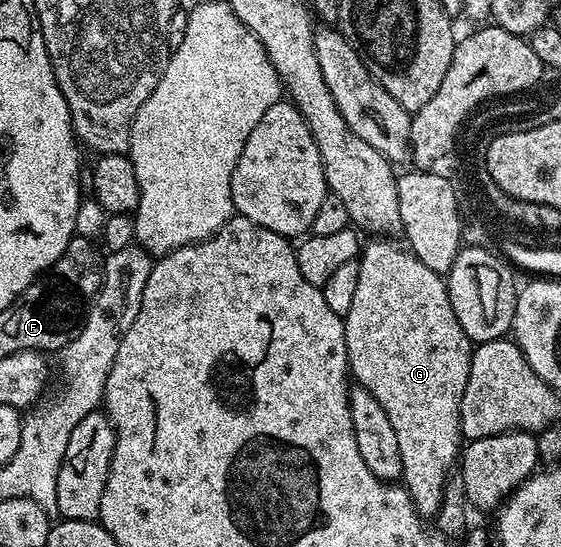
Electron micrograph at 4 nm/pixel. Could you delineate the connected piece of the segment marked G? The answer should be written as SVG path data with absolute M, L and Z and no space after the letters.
M390 238L372 240L367 248L365 245L361 249L356 295L352 297L352 310L348 310L344 318L348 372L357 387L368 390L368 394L384 406L384 414L388 414L388 419L392 421L392 430L396 430L400 445L401 483L412 498L419 516L434 518L442 505L446 478L455 471L464 444L460 406L464 386L468 386L472 341L464 334L452 310L445 279L439 273L428 270L428 266L424 266L424 262L420 262L409 247L393 244Z

